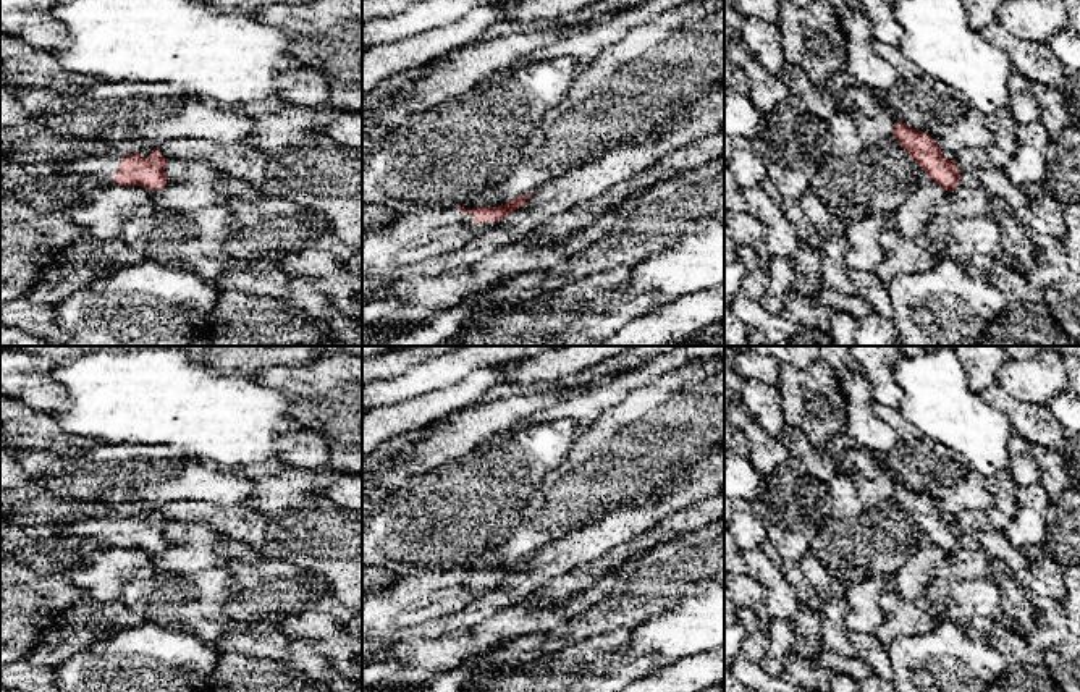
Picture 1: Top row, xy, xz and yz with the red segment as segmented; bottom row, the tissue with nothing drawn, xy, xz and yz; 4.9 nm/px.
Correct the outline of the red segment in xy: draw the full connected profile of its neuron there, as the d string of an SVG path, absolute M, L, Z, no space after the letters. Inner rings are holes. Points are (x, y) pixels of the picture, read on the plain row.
M152 511L149 519L141 516L102 516L87 517L66 524L61 534L78 540L95 540L100 548L141 548L152 555L167 548L167 521L158 511Z

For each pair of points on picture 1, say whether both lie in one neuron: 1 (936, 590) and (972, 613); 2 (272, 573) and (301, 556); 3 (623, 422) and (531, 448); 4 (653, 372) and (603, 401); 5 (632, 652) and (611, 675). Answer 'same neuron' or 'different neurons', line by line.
1: same neuron
2: different neurons
3: different neurons
4: same neuron
5: different neurons

